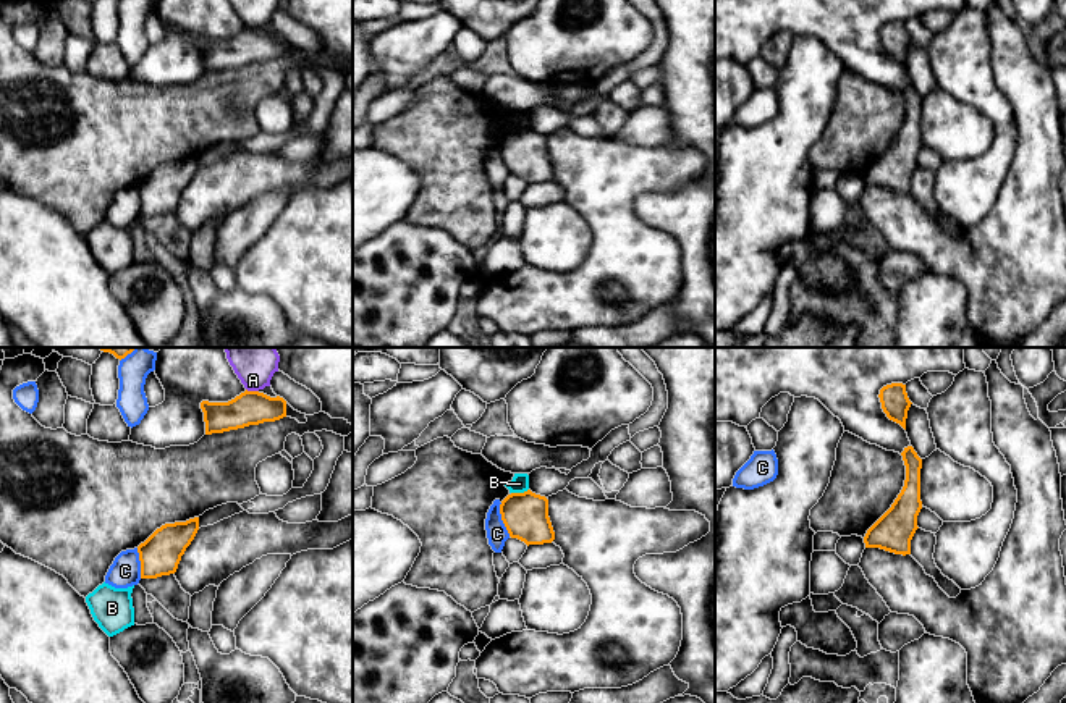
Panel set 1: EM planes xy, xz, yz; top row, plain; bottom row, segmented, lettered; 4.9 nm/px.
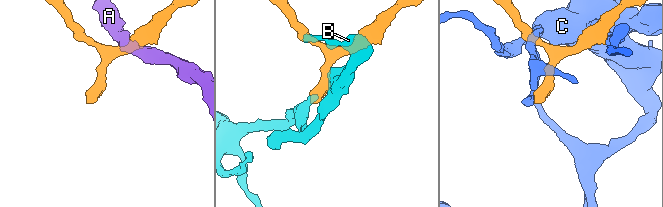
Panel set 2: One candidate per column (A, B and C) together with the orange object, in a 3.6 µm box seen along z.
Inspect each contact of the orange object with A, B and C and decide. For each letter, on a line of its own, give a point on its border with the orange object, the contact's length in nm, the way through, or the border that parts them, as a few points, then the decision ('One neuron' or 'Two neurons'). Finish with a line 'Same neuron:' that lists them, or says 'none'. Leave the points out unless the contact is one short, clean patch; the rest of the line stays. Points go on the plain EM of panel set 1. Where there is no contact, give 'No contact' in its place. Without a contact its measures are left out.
A: Touches orange at xy (253, 29). Shared border 70 nm. Boundary: xy (246, 26), (258, 29). Two neurons
B: Touches orange at xz (520, 131). Shared border 90 nm. Boundary: xz (528, 126), (511, 131). Two neurons
C: Touches orange at xz (502, 157). Shared border 180 nm. Two neurons
Same neuron: none

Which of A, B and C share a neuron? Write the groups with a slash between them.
A / B / C

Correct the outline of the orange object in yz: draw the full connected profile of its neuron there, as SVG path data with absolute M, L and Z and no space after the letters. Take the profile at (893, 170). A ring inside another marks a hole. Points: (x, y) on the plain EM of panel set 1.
M912 84L901 91L906 103L906 118L891 145L867 168L865 186L880 186L895 192L911 192L911 178L916 171L920 139L922 97Z

